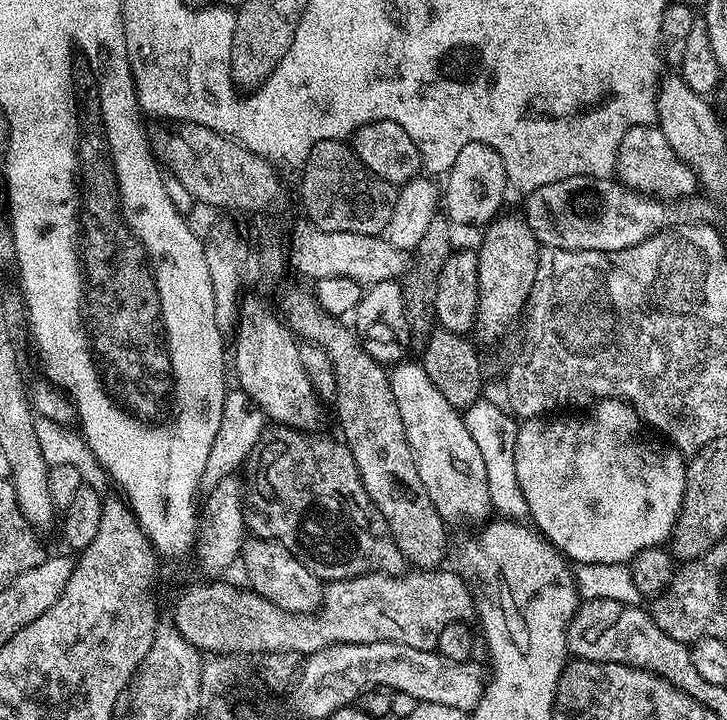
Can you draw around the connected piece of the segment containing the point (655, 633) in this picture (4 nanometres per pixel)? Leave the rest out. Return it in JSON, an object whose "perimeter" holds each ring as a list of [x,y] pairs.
{"perimeter":[[[610,599],[583,601],[568,624],[568,651],[586,661],[618,662],[645,669],[690,695],[692,688],[708,688],[710,682],[695,670],[691,649],[670,637],[653,620],[649,611],[637,605]]]}

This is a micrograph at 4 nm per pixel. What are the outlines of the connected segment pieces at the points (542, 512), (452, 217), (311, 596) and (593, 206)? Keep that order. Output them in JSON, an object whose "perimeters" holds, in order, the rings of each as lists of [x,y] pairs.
{"perimeters":[[[[604,398],[588,411],[583,413],[585,416],[581,418],[580,424],[576,420],[552,420],[556,418],[537,418],[535,420],[525,420],[520,424],[518,442],[514,446],[514,470],[518,474],[518,486],[522,490],[522,498],[526,498],[526,506],[528,507],[531,523],[535,525],[540,535],[557,552],[567,557],[569,561],[576,564],[589,564],[590,562],[628,564],[642,550],[663,545],[671,537],[672,527],[676,521],[676,515],[680,513],[680,506],[684,497],[686,456],[679,448],[668,442],[652,445],[644,437],[645,429],[642,427],[640,413],[632,407],[629,401],[619,398]]],[[[470,142],[458,150],[454,166],[446,173],[442,184],[442,208],[453,225],[487,225],[497,219],[500,207],[504,204],[504,195],[510,192],[508,167],[502,162],[498,150],[482,142]]],[[[248,538],[242,547],[242,565],[248,575],[247,587],[287,612],[311,612],[319,607],[322,582],[286,546],[277,540]]],[[[575,176],[562,178],[558,182],[550,182],[546,186],[538,186],[538,190],[527,193],[524,204],[523,219],[530,231],[535,234],[536,241],[544,248],[558,250],[626,250],[636,246],[638,242],[649,240],[665,227],[664,219],[668,212],[661,201],[643,196],[633,188],[627,188],[619,179],[606,176]]]]}

